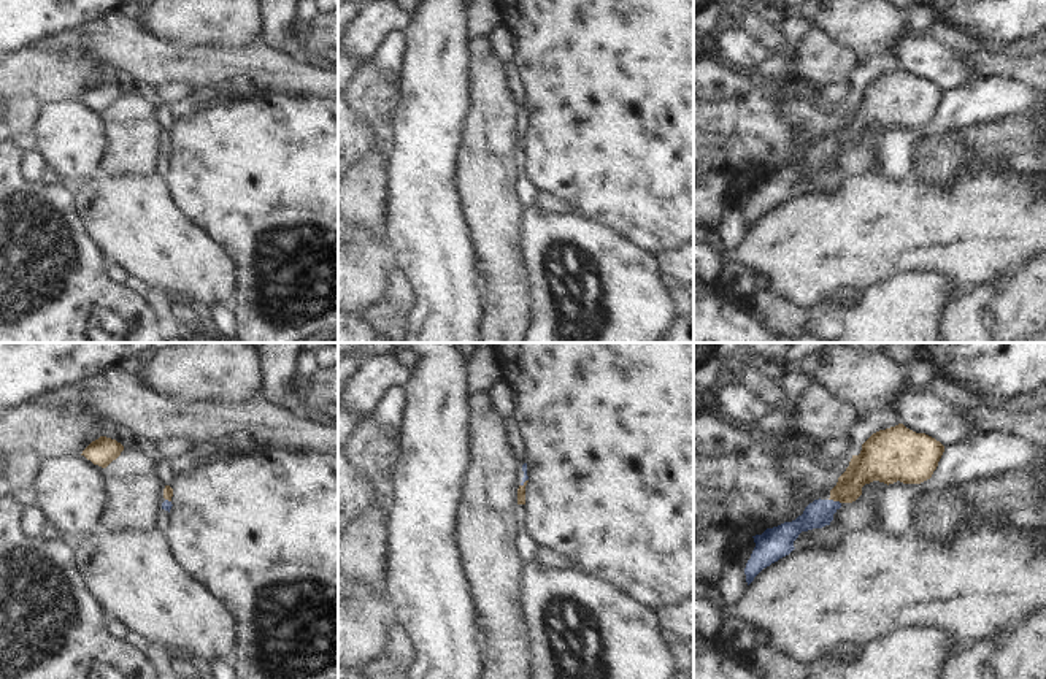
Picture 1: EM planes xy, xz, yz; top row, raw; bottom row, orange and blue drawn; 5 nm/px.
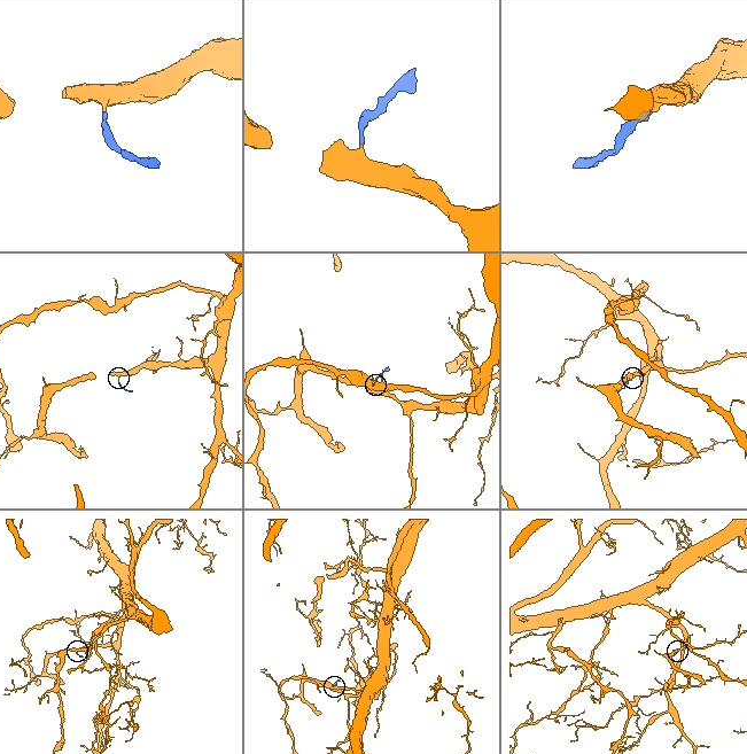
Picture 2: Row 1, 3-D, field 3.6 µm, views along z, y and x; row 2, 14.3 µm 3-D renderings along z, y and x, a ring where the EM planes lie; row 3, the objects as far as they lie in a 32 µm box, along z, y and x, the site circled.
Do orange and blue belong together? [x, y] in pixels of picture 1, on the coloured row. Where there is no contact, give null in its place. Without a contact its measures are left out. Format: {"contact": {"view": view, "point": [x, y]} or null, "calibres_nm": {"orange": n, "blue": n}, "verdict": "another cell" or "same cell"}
{"contact": {"view": "yz", "point": [835, 500]}, "calibres_nm": {"orange": 160, "blue": 140}, "verdict": "same cell"}

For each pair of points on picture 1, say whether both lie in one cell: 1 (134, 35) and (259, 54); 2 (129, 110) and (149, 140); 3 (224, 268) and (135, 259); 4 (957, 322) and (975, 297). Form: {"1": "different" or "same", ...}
{"1": "same", "2": "same", "3": "same", "4": "same"}

